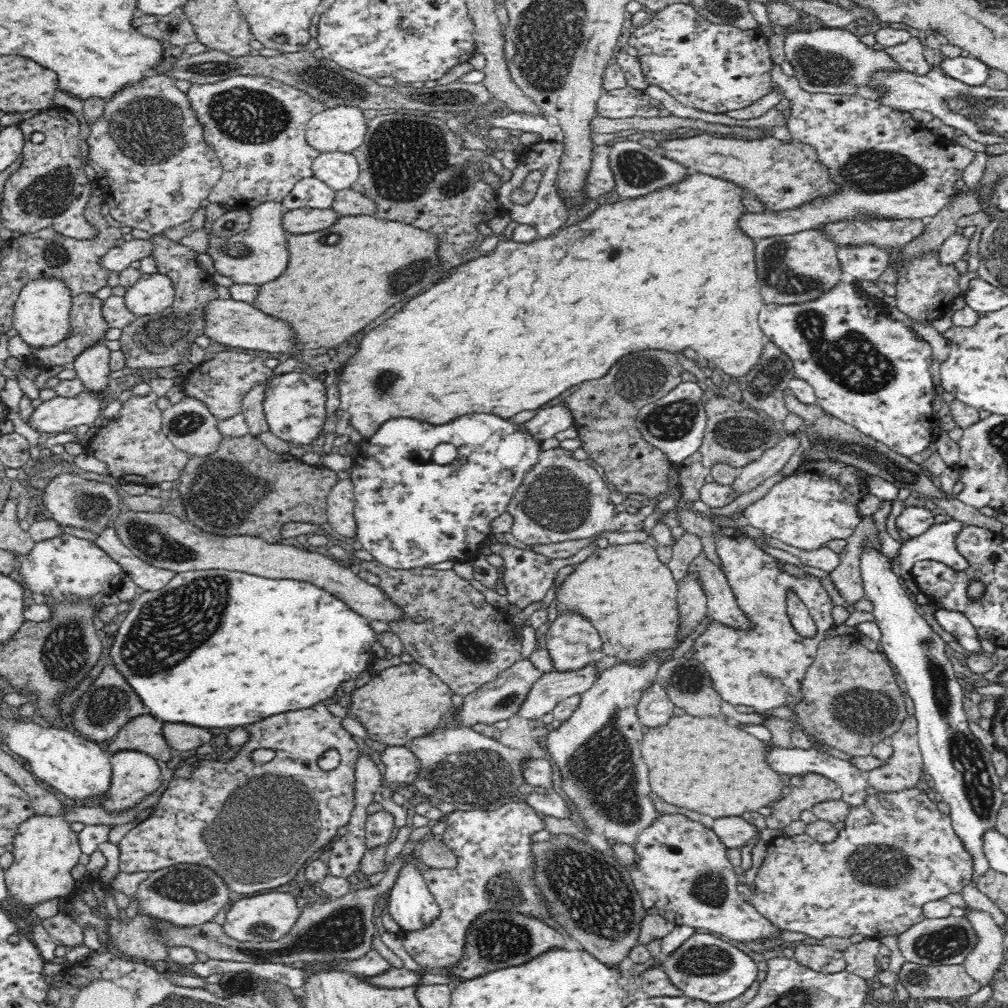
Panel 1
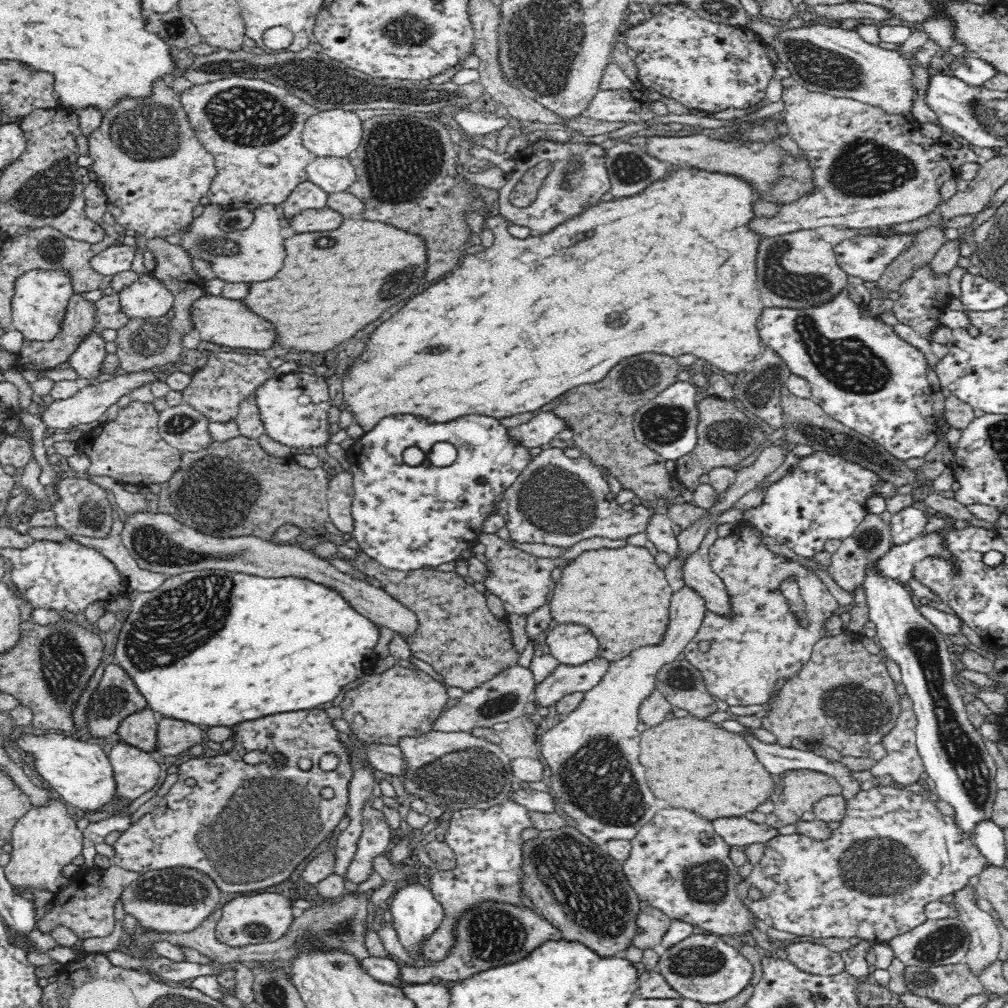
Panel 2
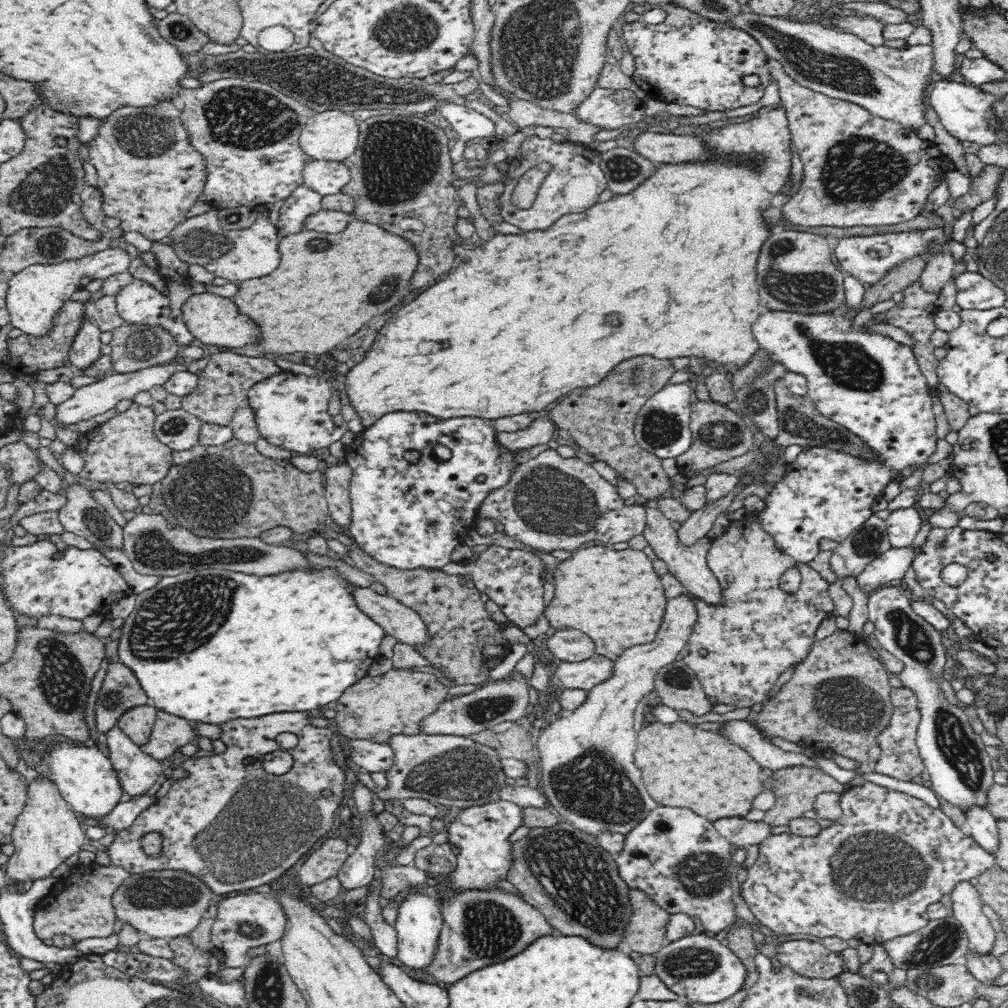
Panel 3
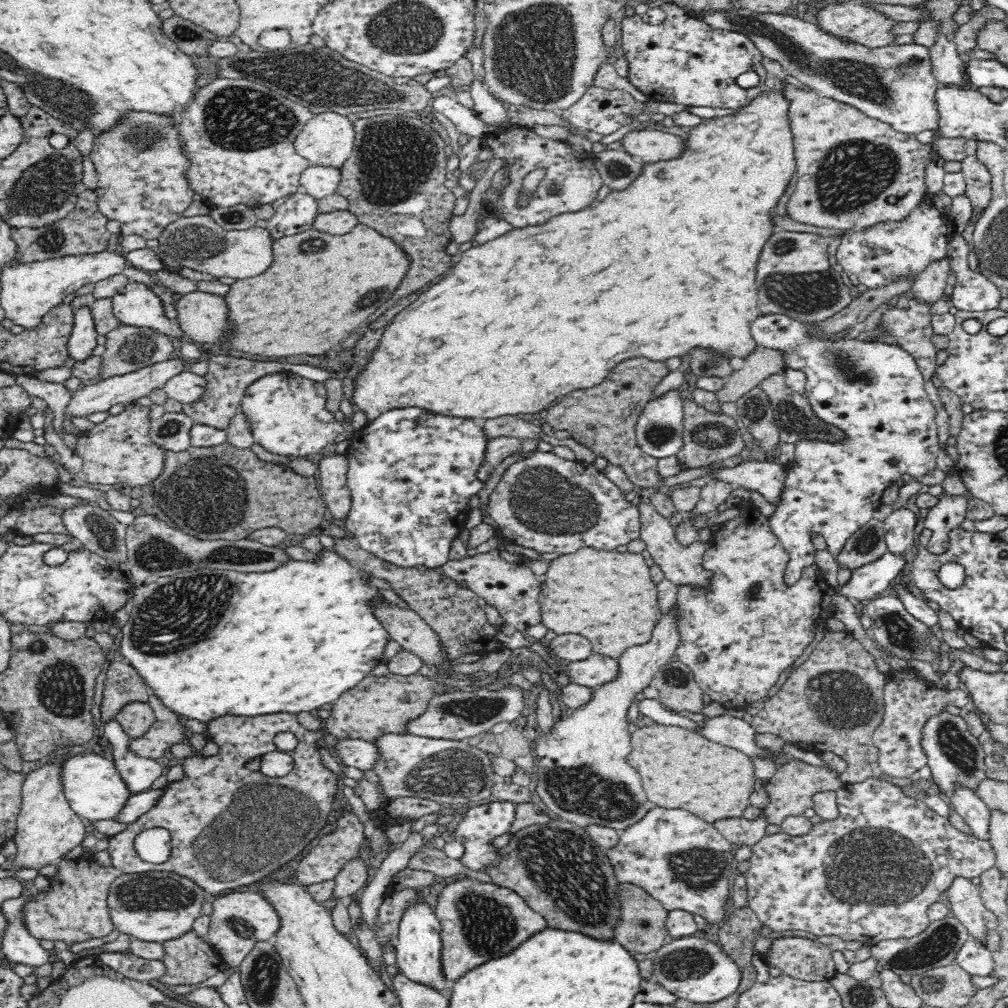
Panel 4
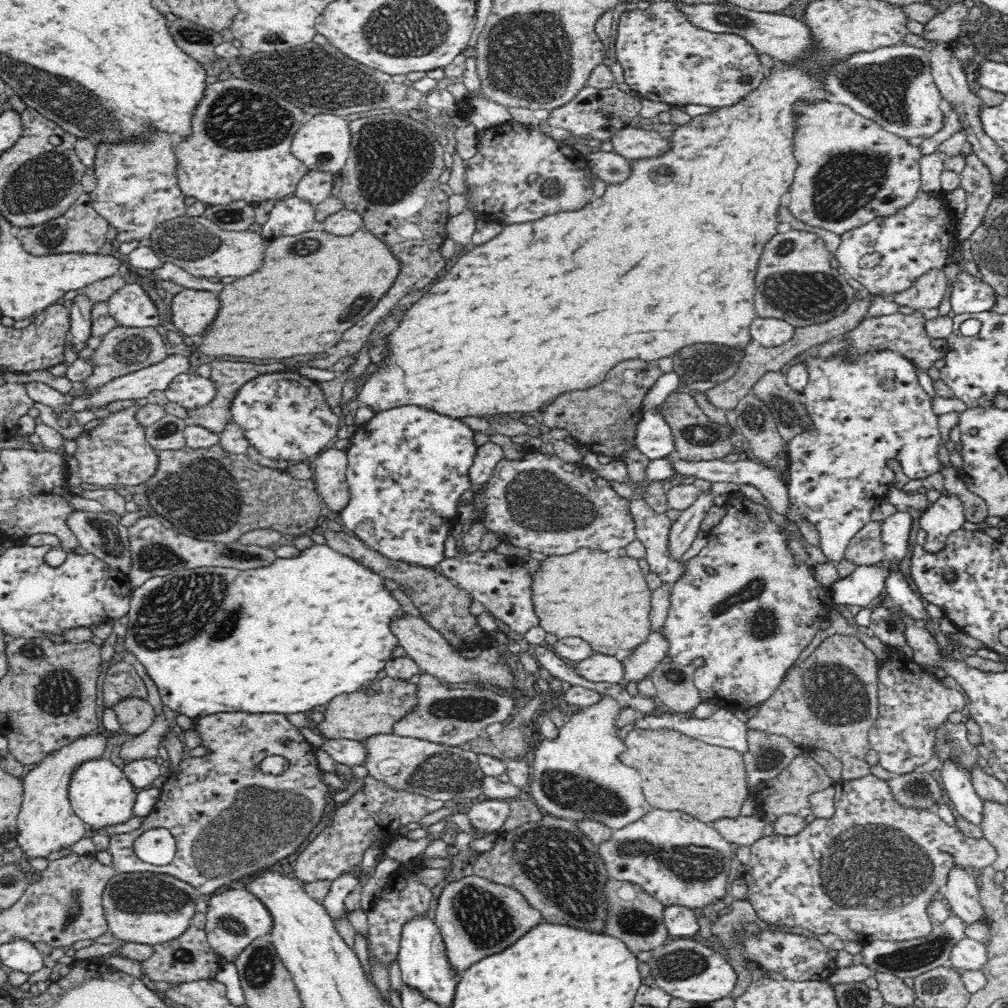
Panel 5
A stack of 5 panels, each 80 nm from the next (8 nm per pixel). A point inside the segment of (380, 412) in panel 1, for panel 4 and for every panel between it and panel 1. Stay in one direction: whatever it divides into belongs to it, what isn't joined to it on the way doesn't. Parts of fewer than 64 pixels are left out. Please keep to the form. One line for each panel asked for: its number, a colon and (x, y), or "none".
2: (671, 270)
3: (669, 270)
4: (529, 316)

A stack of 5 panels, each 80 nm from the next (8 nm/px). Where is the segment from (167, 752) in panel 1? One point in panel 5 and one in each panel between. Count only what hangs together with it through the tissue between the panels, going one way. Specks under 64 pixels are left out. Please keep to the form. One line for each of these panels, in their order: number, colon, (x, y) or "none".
2: (140, 730)
3: (136, 724)
4: (136, 719)
5: (135, 716)

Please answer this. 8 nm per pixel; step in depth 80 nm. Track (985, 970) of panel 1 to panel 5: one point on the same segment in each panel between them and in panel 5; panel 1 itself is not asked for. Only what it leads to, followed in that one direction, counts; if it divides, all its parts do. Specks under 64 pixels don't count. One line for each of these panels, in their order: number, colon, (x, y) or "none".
2: (985, 943)
3: (966, 903)
4: (967, 907)
5: (961, 892)

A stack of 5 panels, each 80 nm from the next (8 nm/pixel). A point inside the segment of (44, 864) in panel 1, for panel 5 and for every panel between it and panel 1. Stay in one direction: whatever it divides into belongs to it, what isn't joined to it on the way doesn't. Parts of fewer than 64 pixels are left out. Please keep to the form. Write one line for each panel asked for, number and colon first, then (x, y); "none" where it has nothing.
2: (46, 840)
3: (47, 833)
4: (47, 829)
5: (46, 823)

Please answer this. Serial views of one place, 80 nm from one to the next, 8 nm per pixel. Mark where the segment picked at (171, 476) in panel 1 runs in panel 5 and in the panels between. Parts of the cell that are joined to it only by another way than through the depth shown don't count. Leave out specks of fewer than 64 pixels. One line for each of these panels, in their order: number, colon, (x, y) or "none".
2: (130, 449)
3: (124, 449)
4: (119, 449)
5: (116, 452)

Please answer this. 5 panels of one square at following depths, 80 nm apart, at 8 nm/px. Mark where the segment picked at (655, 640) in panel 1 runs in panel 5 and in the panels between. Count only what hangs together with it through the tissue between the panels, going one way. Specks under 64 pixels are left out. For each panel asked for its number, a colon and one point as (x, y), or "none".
2: (622, 593)
3: (615, 596)
4: (609, 597)
5: (604, 599)

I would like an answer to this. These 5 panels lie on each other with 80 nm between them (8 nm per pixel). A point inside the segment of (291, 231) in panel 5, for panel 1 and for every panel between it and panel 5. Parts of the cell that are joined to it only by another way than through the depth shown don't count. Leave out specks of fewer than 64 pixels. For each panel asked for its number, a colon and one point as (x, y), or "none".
1: (311, 192)
2: (308, 195)
3: (303, 201)
4: (297, 213)

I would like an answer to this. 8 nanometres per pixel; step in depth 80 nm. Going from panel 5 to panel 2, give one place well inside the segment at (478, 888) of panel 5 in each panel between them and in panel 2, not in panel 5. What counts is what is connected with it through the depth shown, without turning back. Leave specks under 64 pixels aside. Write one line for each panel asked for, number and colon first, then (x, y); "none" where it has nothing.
2: (491, 935)
3: (480, 929)
4: (480, 922)

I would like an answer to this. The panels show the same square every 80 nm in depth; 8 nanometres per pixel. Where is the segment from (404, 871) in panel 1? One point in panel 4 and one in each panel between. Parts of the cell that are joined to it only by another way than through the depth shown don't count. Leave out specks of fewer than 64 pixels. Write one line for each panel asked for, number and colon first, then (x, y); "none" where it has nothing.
2: (415, 912)
3: (419, 920)
4: (418, 944)

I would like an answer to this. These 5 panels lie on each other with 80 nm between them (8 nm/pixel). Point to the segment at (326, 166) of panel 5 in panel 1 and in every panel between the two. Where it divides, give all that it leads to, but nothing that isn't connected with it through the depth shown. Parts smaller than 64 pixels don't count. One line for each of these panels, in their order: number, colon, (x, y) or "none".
1: (342, 128)
2: (338, 132)
3: (333, 135)
4: (328, 138)

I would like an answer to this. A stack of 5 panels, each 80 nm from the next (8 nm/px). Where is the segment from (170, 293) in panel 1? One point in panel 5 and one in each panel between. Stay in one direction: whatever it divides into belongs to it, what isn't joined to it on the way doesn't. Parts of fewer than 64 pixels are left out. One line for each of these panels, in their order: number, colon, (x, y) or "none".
2: (148, 297)
3: (138, 303)
4: (135, 305)
5: (131, 306)

